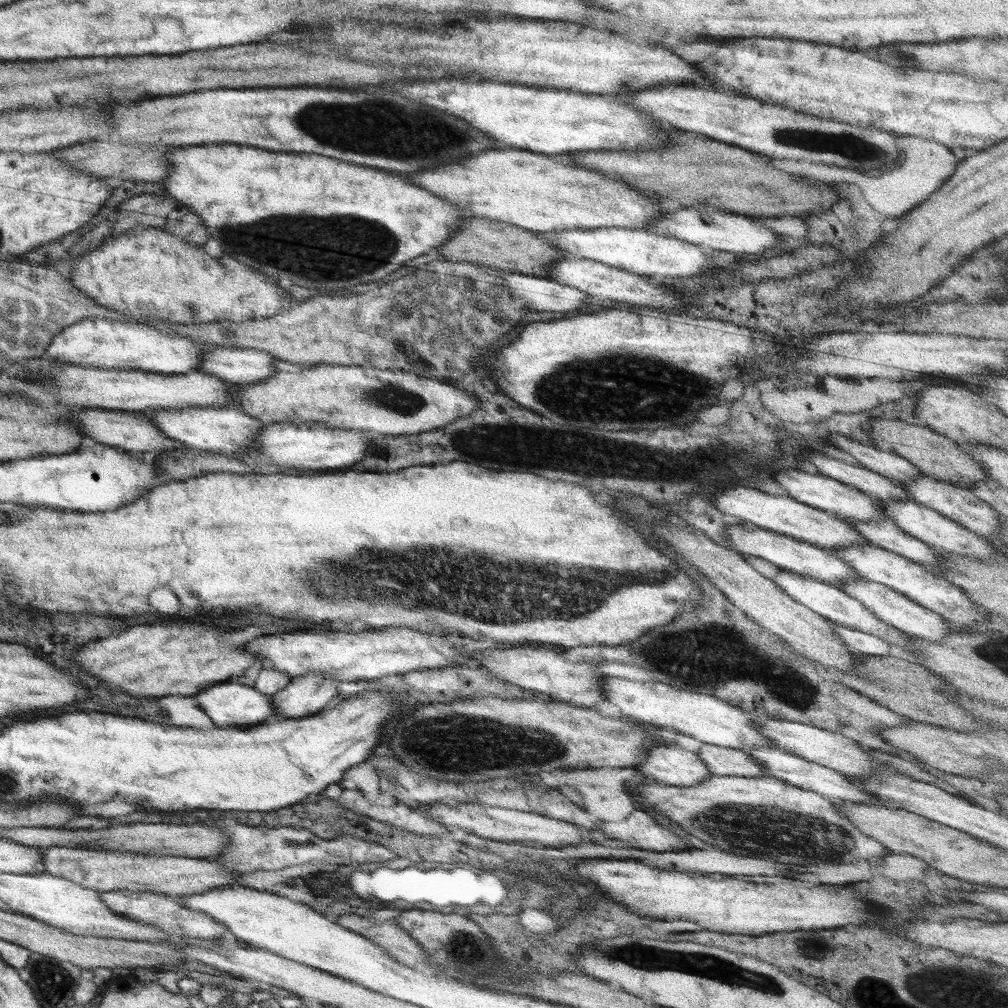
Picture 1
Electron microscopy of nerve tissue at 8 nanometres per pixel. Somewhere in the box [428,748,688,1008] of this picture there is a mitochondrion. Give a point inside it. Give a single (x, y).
(464, 946)

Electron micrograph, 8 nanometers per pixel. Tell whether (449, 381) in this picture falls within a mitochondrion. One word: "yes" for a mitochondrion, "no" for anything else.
no

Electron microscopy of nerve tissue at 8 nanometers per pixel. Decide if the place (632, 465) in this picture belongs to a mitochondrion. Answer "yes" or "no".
yes

